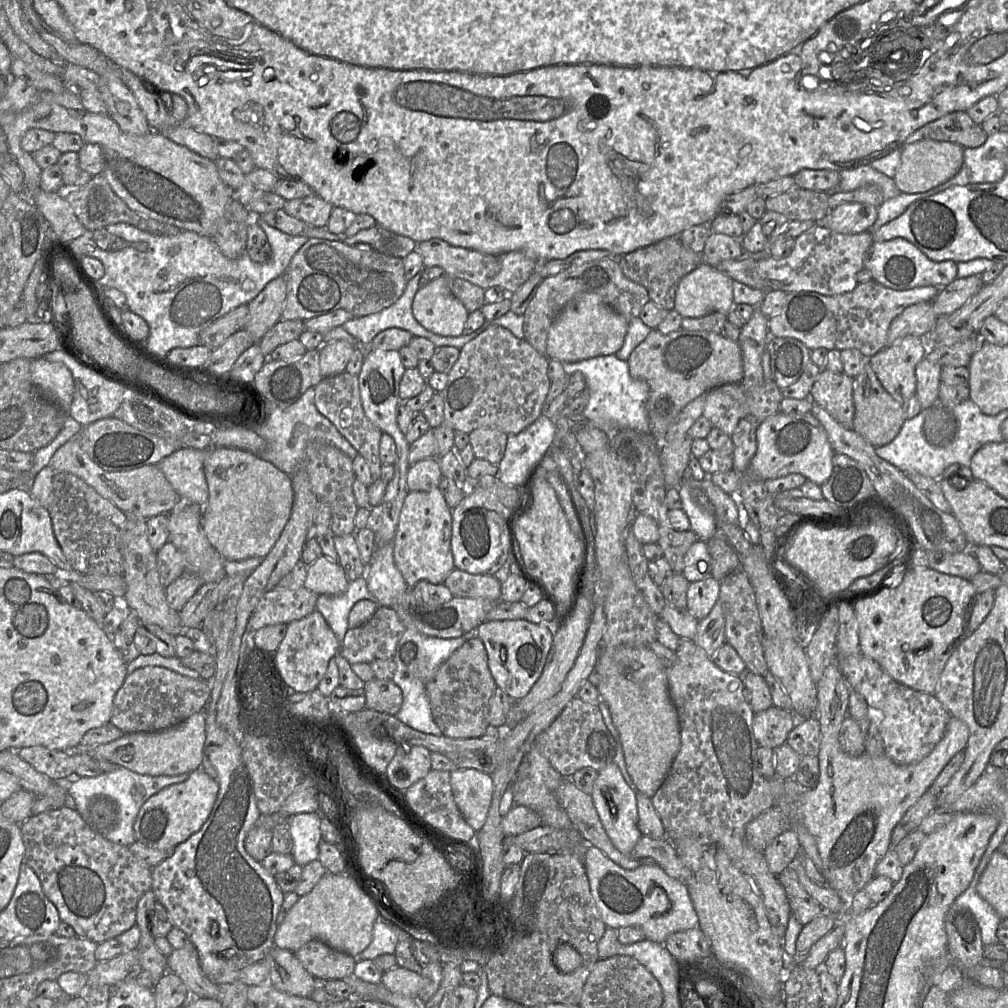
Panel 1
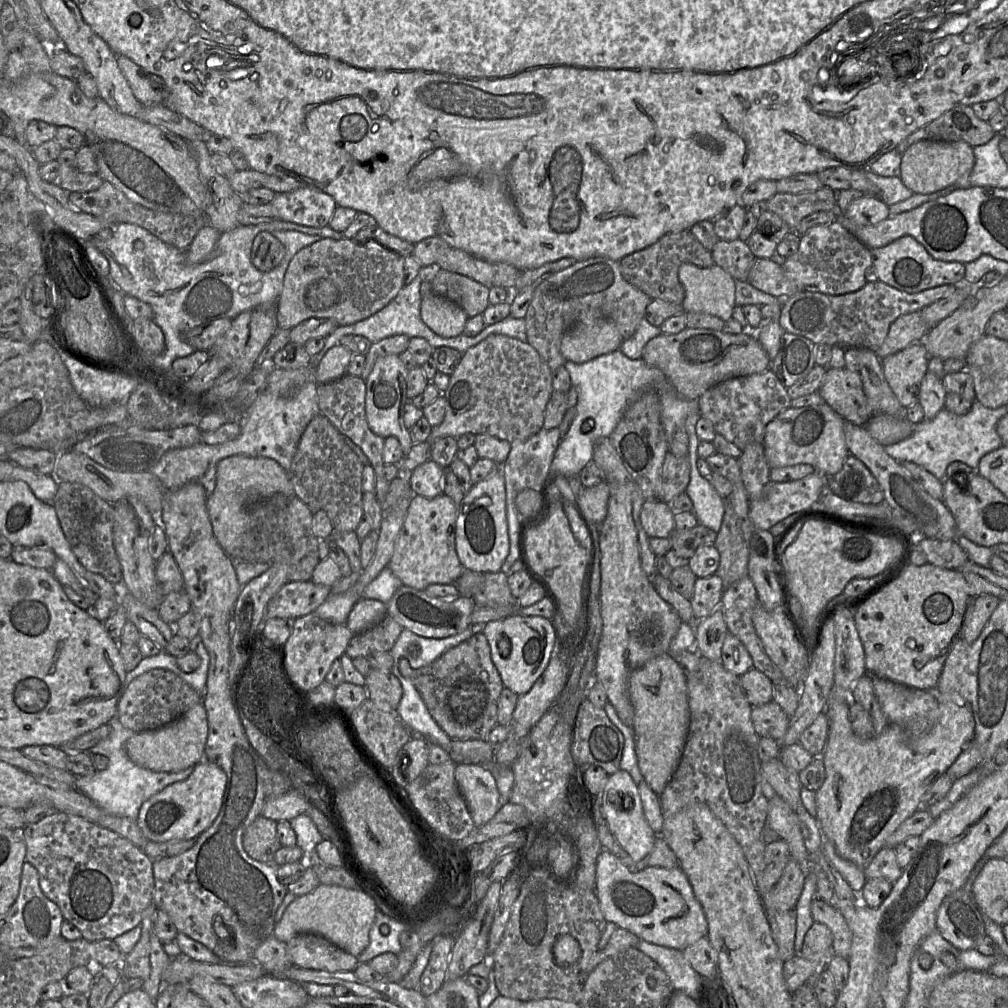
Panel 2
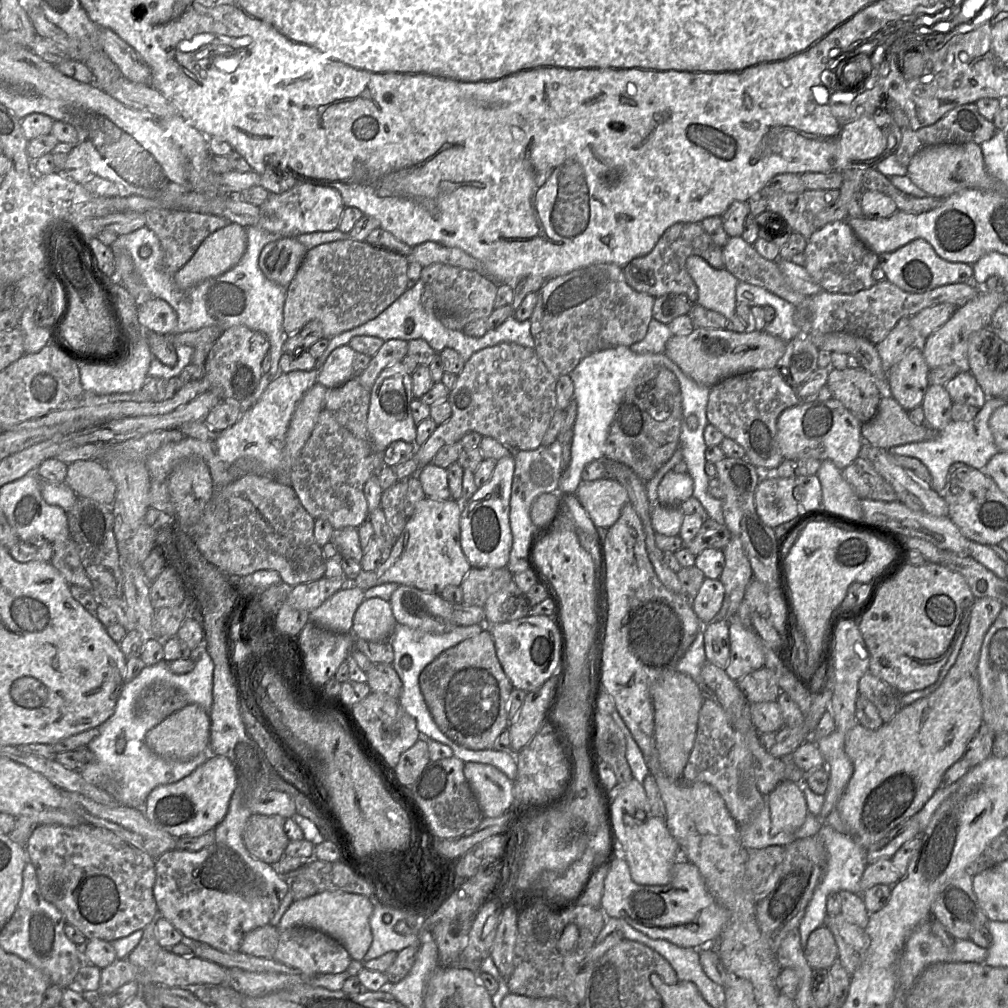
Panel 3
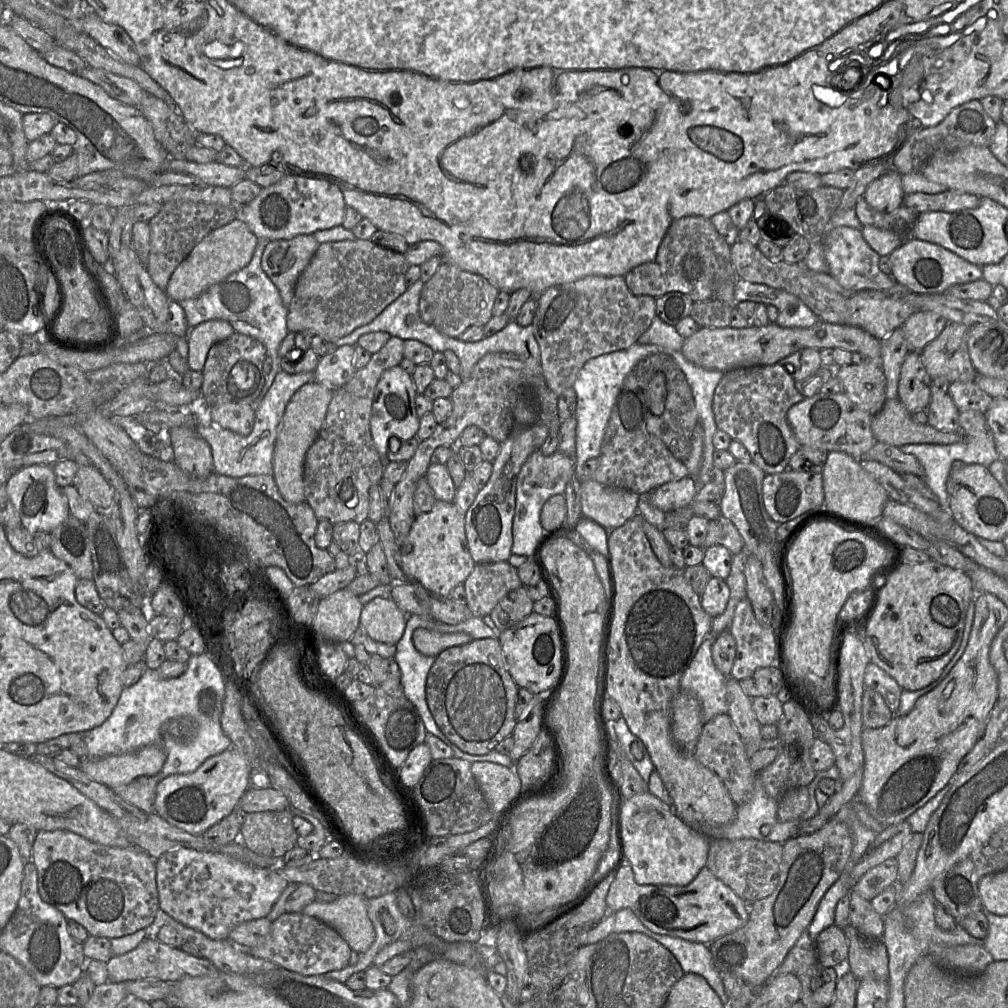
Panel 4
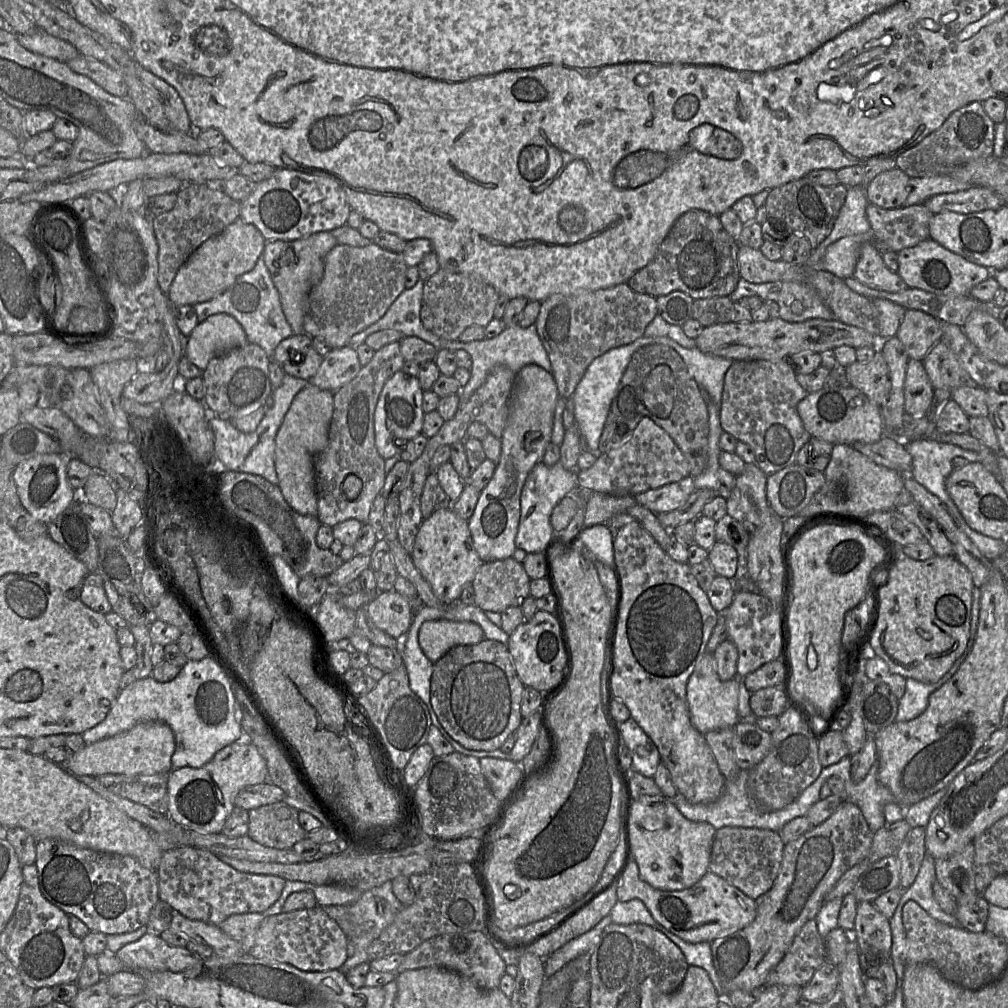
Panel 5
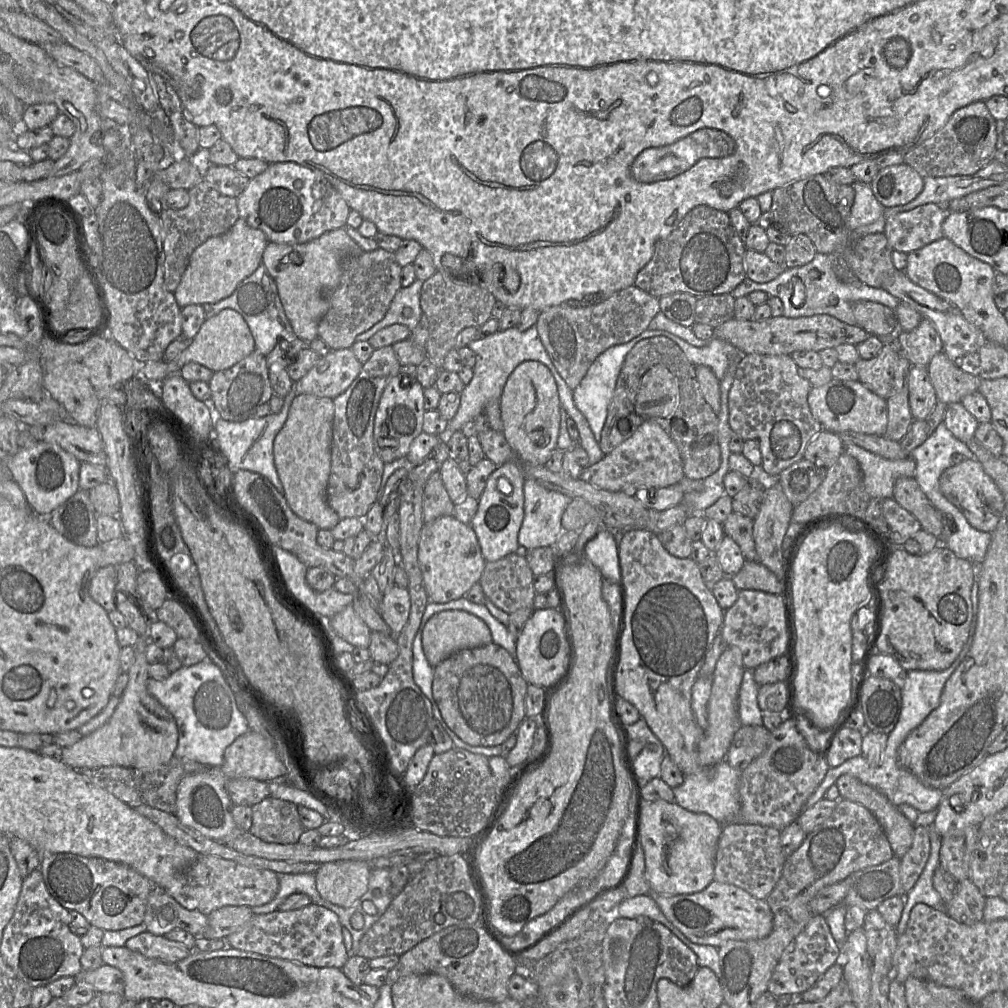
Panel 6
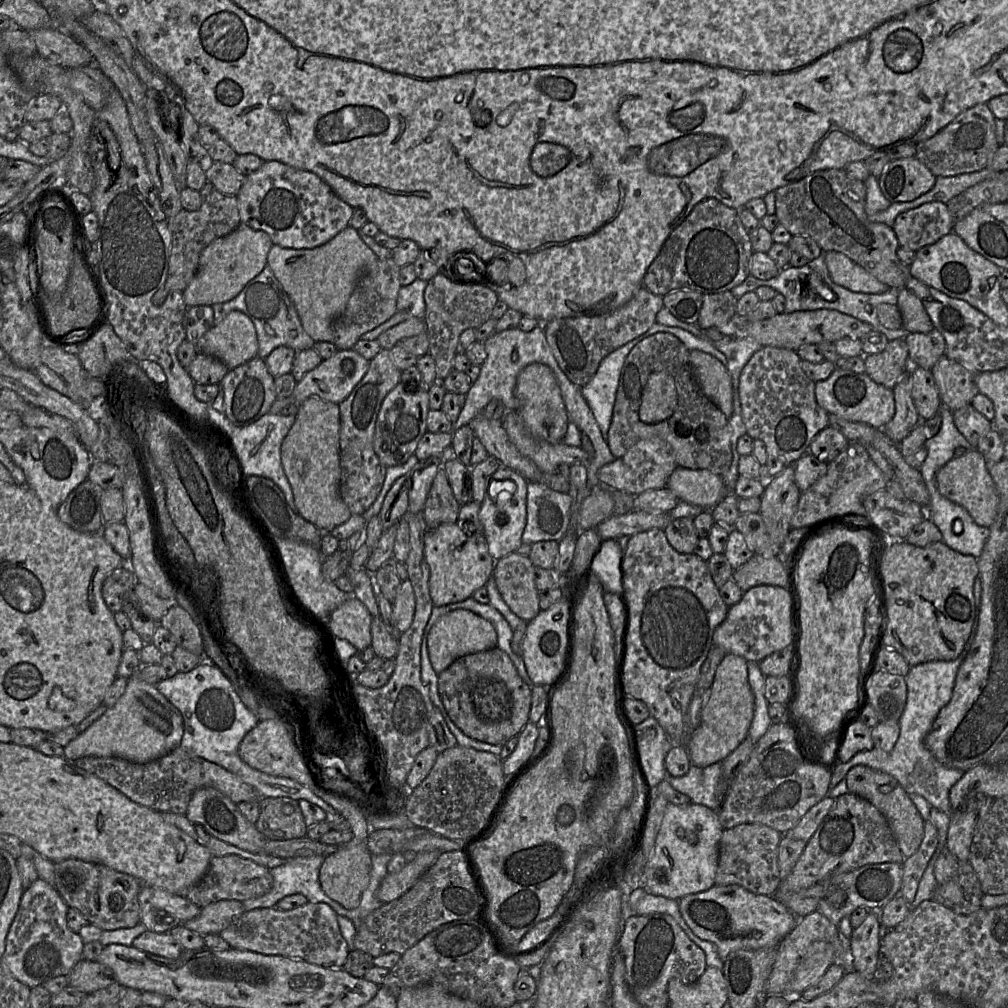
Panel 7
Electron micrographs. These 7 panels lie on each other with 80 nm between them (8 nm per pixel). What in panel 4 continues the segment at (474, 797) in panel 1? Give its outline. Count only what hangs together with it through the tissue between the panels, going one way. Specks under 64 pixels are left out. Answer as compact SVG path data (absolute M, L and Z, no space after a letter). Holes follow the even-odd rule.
M477 761L471 763L471 772L494 815L522 789L515 762L508 768L493 762Z

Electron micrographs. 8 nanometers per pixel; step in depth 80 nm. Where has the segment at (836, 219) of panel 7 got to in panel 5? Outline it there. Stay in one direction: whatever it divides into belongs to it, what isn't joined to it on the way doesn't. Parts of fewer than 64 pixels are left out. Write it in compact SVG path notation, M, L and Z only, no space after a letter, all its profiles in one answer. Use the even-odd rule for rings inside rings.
M808 178L791 181L769 191L765 206L769 222L775 221L792 234L800 234L816 249L831 233L848 193L848 187L821 186Z

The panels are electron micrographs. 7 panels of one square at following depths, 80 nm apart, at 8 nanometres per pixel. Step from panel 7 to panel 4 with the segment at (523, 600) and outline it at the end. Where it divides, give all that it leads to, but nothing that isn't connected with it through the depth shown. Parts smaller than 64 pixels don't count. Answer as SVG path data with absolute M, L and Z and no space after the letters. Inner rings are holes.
M508 561L476 564L463 585L466 605L479 618L489 615L503 597L523 586L518 569Z

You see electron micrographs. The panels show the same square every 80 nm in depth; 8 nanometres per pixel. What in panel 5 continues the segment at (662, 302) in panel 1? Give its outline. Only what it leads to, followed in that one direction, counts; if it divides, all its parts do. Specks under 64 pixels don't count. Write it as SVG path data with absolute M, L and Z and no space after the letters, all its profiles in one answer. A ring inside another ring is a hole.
M693 209L682 214L676 220L668 235L659 245L652 261L634 273L627 284L637 293L654 297L667 295L673 291L682 291L694 300L729 296L735 290L740 279L739 248L740 244L725 230L719 216Z

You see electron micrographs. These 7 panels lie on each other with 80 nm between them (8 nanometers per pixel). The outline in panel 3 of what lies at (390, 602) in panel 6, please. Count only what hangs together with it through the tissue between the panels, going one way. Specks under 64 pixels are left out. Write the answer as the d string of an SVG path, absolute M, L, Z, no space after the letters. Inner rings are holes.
M374 597L364 599L357 608L351 633L368 642L387 642L398 625L390 602Z

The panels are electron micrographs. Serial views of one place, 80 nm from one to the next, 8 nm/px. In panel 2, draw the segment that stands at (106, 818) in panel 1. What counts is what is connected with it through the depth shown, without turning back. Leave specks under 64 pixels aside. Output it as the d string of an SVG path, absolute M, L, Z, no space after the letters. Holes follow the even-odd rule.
M116 715L110 719L108 725L111 729L109 736L90 749L90 753L108 758L107 768L92 775L76 777L74 788L106 812L136 820L140 807L146 800L168 785L187 779L193 772L194 766L176 773L154 772L140 767L130 760L125 749L126 741L139 732L123 727Z

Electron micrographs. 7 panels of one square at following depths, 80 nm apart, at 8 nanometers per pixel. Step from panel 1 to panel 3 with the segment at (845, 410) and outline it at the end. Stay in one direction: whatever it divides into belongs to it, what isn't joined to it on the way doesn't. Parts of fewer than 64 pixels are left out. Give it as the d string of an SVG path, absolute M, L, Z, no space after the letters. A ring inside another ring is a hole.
M861 367L830 368L826 386L862 424L875 416L883 397L874 377Z

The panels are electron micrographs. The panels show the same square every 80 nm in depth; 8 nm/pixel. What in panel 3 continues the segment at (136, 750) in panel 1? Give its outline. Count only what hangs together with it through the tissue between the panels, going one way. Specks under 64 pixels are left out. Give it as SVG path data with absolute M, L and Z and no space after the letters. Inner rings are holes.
M189 704L165 718L149 730L145 736L146 746L157 756L167 760L188 761L204 751L210 740L208 712L198 704Z

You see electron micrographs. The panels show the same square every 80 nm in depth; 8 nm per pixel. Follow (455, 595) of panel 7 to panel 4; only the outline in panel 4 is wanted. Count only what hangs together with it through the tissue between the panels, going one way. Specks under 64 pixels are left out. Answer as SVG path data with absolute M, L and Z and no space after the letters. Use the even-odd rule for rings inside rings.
M436 501L429 512L415 518L408 537L400 546L403 572L430 594L448 597L454 587L465 582L476 566L468 549L464 517L465 513L454 502Z

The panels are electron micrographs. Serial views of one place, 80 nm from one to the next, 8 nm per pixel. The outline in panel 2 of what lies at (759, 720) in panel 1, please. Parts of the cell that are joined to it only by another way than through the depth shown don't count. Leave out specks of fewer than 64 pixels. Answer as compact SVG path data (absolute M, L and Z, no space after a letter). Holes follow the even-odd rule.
M774 701L752 707L751 719L758 736L780 741L785 735L790 716Z

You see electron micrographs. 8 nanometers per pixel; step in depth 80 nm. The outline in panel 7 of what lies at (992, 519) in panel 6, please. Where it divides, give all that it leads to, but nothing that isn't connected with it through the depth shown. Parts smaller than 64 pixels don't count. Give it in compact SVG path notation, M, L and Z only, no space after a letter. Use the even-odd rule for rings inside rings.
M977 449L968 450L963 456L954 457L942 466L936 475L936 486L942 496L966 509L977 525L990 528L993 524L999 496L987 461Z

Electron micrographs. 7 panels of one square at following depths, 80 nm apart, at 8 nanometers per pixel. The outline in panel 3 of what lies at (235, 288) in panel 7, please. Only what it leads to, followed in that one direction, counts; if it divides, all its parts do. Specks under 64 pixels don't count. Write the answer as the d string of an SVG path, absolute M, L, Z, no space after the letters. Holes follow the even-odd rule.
M230 222L208 235L189 261L174 274L176 286L186 290L225 273L238 264L246 247L246 228Z

